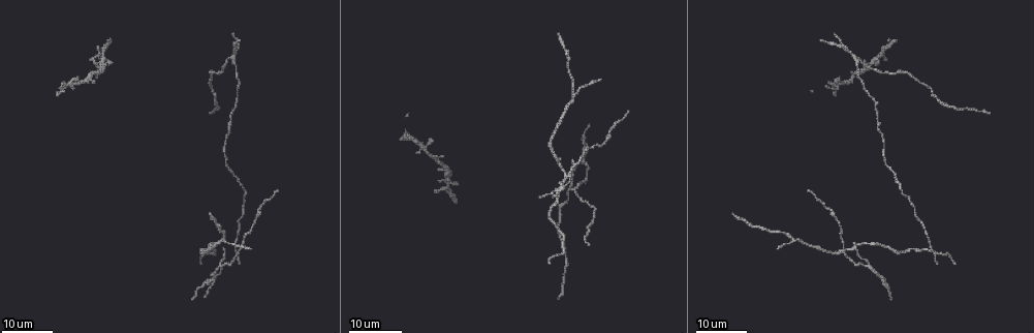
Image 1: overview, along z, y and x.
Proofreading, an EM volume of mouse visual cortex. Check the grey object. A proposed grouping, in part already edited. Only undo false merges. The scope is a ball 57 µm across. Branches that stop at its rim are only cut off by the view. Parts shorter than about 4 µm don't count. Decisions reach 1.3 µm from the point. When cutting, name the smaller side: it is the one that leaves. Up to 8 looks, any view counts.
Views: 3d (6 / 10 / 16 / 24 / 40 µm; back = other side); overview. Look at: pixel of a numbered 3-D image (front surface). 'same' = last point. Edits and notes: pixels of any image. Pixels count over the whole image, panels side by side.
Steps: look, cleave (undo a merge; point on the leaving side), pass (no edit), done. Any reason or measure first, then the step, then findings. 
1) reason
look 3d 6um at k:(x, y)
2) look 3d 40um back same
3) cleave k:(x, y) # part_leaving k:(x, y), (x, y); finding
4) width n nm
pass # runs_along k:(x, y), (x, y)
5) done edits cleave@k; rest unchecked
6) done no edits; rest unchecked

sudden change in width
look 3d 24um at 1:(559, 223)

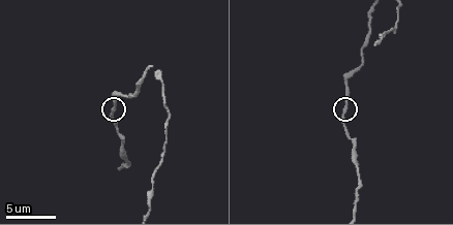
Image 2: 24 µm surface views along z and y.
closer look
look 3d 6um at 2:(346, 111)

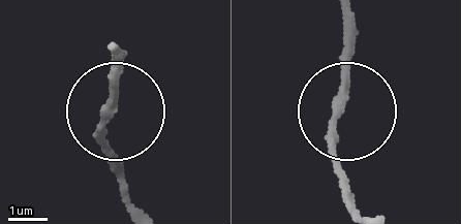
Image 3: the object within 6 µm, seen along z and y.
width 210 nm
pass # continuous, no second neuron

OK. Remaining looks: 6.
side arm on a straight run
look 3d 16um at 2:(353, 144)

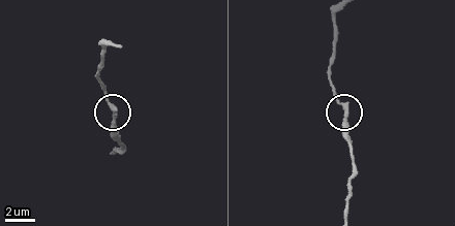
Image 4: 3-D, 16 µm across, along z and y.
width 220 nm
pass # continuous, no second neuron

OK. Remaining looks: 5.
a fork
look 3d 16um at 1:(854, 59)

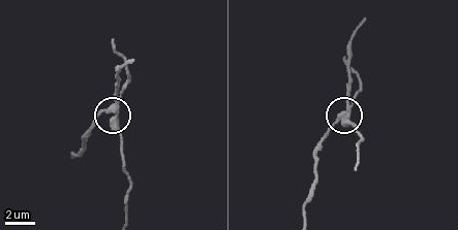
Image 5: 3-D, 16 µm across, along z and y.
look 3d 10um at 5:(344, 116)

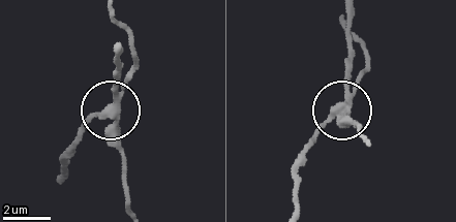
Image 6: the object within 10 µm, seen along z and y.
arms 3
cleave 6:(117, 131) # part_leaving 6:(118, 110), (124, 203); a second neuron is stuck on

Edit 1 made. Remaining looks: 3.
look 3d 16um at 1:(793, 238)

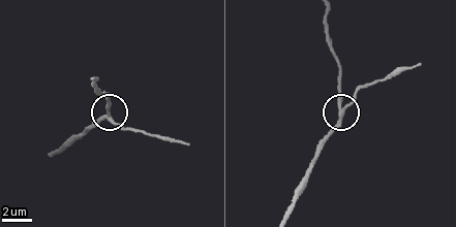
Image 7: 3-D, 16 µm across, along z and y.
look 3d 6um at 7:(340, 113)

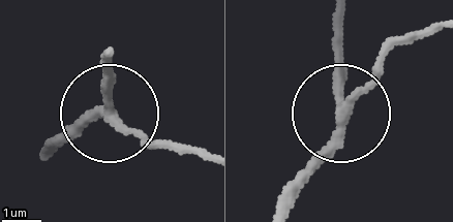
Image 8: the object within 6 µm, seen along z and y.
arms 3
pass # runs_along 8:(275, 209), (355, 90), (400, 44); continuous, no second neuron

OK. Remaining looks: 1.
done edits cleave@6; rest unchecked

